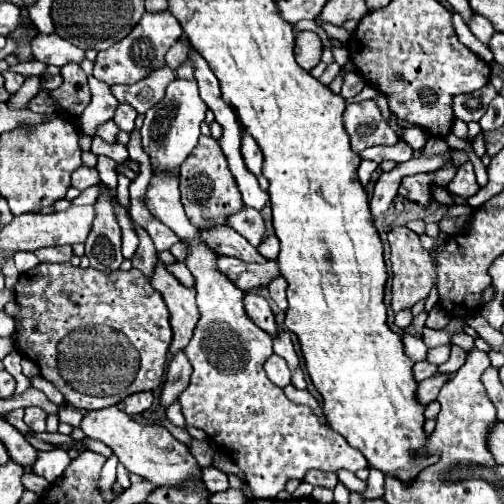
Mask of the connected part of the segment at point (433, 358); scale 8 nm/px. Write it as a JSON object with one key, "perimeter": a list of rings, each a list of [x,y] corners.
{"perimeter":[[[450,344],[432,348],[432,350],[428,352],[428,358],[426,358],[426,360],[432,362],[432,364],[444,364],[444,362],[448,360],[448,356],[450,356]]]}

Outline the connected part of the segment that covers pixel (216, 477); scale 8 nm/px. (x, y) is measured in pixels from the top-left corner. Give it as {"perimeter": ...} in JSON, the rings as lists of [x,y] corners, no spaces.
{"perimeter":[[[214,466],[202,468],[202,482],[204,482],[204,486],[210,494],[228,490],[228,476],[224,472],[220,472],[218,468],[214,468]]]}

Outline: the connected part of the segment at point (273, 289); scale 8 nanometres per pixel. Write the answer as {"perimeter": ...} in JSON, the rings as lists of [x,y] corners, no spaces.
{"perimeter":[[[276,280],[268,286],[270,290],[270,298],[278,304],[280,310],[286,310],[286,282],[284,280]]]}

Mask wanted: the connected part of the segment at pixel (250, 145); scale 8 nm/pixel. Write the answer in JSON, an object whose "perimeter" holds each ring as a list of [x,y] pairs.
{"perimeter":[[[248,132],[242,134],[242,156],[248,170],[254,176],[258,176],[262,172],[262,154],[260,154],[260,148],[256,146],[256,140]]]}

